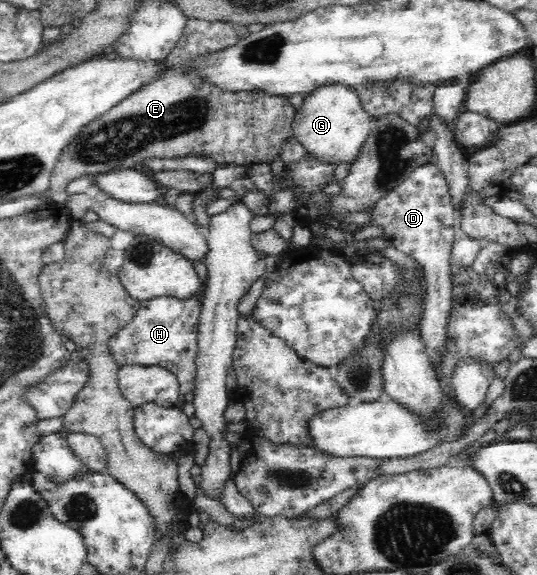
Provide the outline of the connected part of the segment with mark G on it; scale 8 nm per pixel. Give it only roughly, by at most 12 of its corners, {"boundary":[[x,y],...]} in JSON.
{"boundary":[[356,88],[304,94],[292,133],[304,149],[356,160],[374,120]]}

